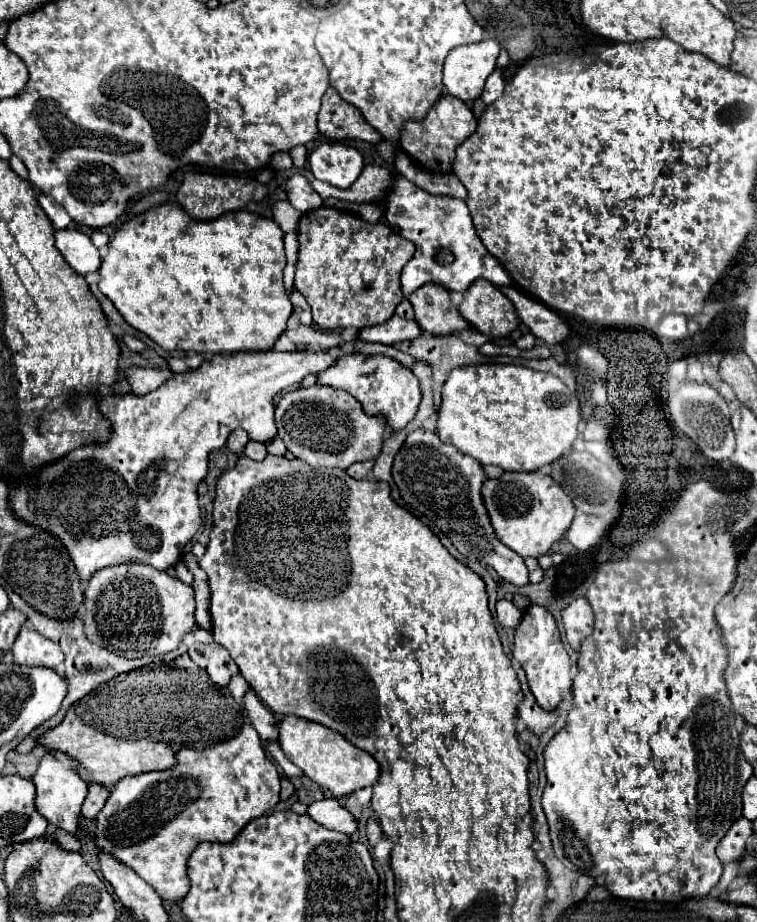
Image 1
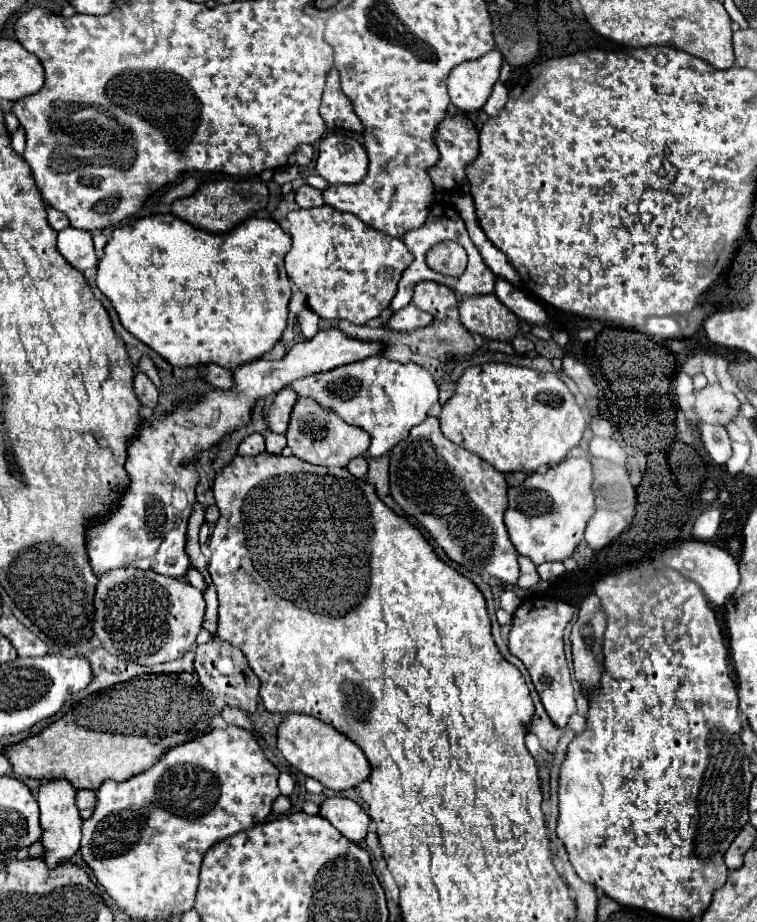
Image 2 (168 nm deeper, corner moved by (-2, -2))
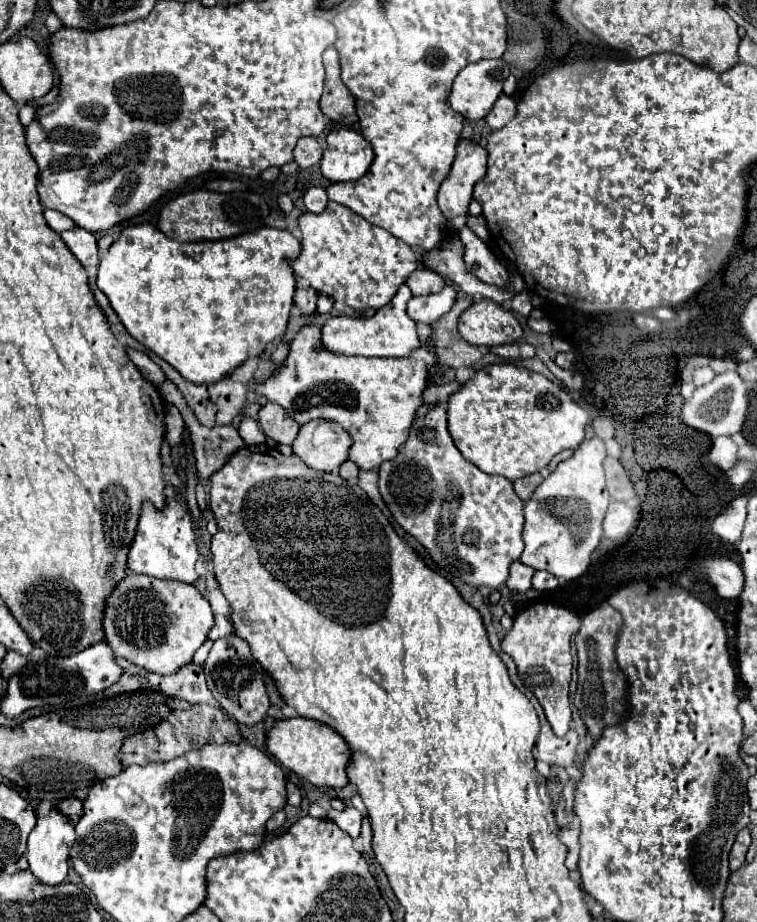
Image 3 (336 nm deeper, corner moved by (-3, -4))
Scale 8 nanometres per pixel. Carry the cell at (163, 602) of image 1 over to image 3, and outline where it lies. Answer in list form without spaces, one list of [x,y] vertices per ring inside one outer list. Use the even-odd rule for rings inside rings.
[[[127,574],[105,600],[105,642],[115,656],[157,674],[173,674],[191,662],[193,654],[207,640],[211,626],[213,612],[209,602],[193,584],[185,582]]]

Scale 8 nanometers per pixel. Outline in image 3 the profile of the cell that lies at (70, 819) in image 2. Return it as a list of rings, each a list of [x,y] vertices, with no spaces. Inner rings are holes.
[[[53,808],[47,816],[37,816],[37,826],[29,834],[29,842],[27,842],[27,860],[29,860],[29,870],[35,874],[39,882],[55,886],[67,878],[69,848],[73,842],[75,842],[73,822],[61,810]]]

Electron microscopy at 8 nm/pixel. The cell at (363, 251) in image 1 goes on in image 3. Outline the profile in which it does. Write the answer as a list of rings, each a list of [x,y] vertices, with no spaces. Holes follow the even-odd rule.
[[[329,202],[321,214],[305,212],[297,222],[303,238],[301,252],[291,262],[295,278],[305,278],[313,290],[347,302],[355,312],[363,314],[367,308],[379,310],[391,302],[397,288],[417,270],[417,256],[411,246],[337,202]]]

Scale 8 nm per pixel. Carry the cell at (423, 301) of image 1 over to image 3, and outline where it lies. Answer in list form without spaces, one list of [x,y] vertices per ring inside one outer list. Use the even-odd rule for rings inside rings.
[[[417,268],[413,274],[409,274],[407,286],[411,288],[413,296],[429,296],[429,294],[437,294],[439,290],[443,290],[445,280],[431,270]]]

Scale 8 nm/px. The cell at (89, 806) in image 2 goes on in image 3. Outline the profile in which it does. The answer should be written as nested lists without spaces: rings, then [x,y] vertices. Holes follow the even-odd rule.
[[[67,798],[67,800],[63,800],[59,804],[59,810],[65,812],[73,824],[77,824],[77,818],[83,816],[83,800],[79,800],[79,798]]]

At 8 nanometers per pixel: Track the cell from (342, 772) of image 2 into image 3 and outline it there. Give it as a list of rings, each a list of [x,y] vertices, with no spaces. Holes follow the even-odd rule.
[[[303,716],[279,720],[267,734],[267,748],[285,768],[315,786],[343,788],[349,784],[347,768],[351,762],[351,750],[341,734],[317,720]]]

